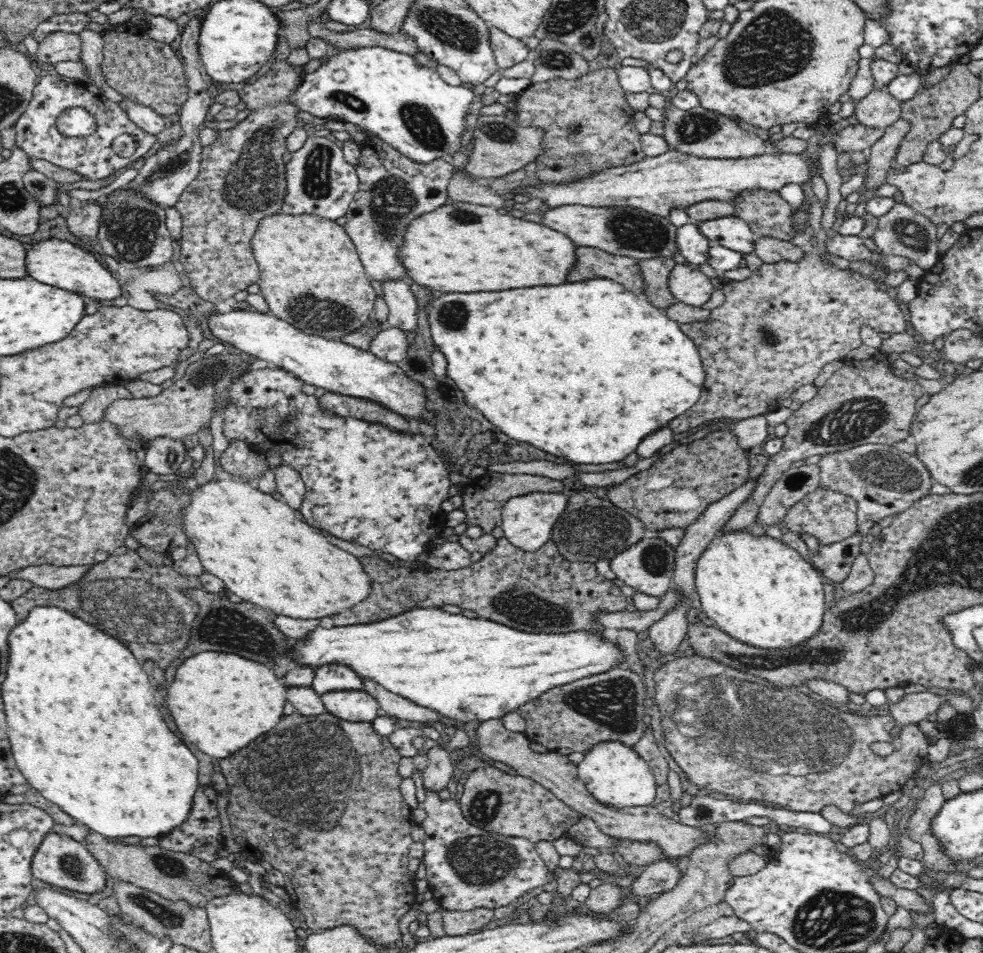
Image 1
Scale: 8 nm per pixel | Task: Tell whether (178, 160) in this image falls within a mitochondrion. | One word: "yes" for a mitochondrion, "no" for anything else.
yes

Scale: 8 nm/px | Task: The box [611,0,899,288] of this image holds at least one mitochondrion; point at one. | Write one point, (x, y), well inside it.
(773, 47)

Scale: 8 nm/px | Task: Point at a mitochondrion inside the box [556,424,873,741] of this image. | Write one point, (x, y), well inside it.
(611, 704)

